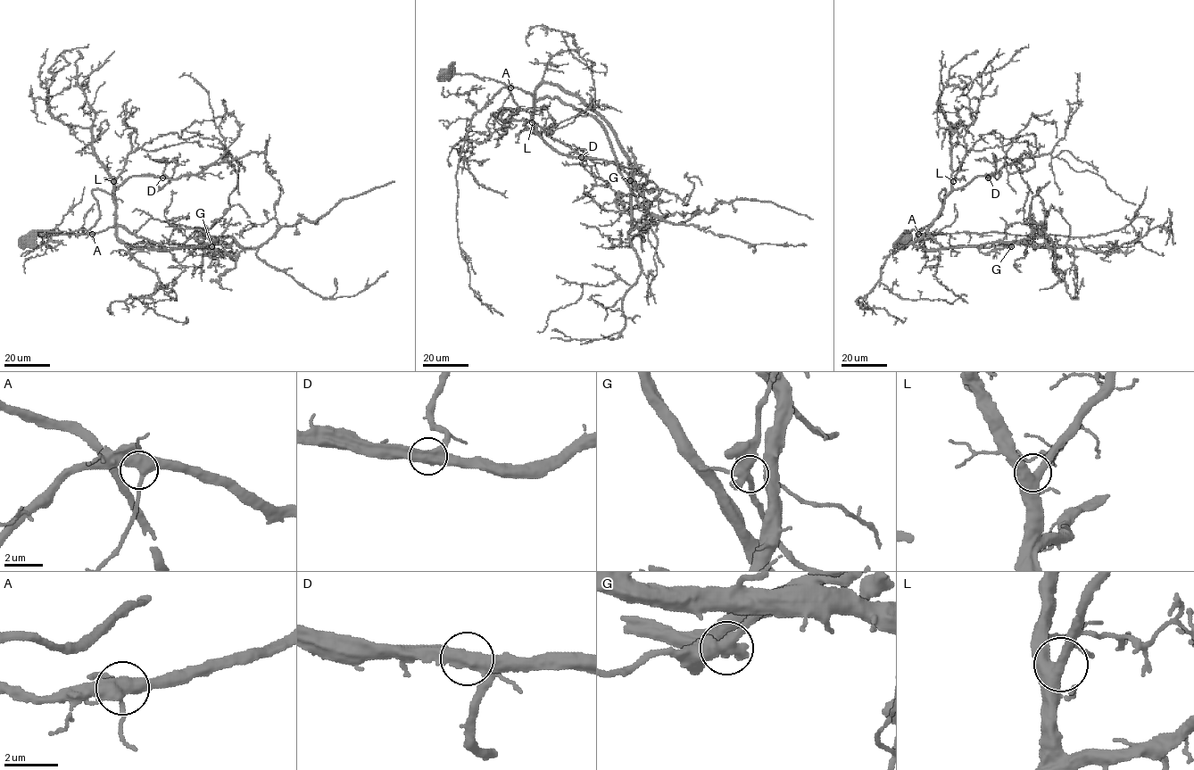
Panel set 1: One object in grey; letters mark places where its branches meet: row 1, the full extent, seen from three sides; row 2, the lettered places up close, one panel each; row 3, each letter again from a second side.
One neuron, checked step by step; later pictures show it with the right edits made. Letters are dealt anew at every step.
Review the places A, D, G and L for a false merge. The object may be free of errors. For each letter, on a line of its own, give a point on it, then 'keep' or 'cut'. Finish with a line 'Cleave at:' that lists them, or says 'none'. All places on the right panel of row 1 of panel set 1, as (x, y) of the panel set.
A: place (918, 234); keep
D: place (988, 178); keep
G: place (1011, 246); keep
L: place (953, 181); keep
Cleave at: none

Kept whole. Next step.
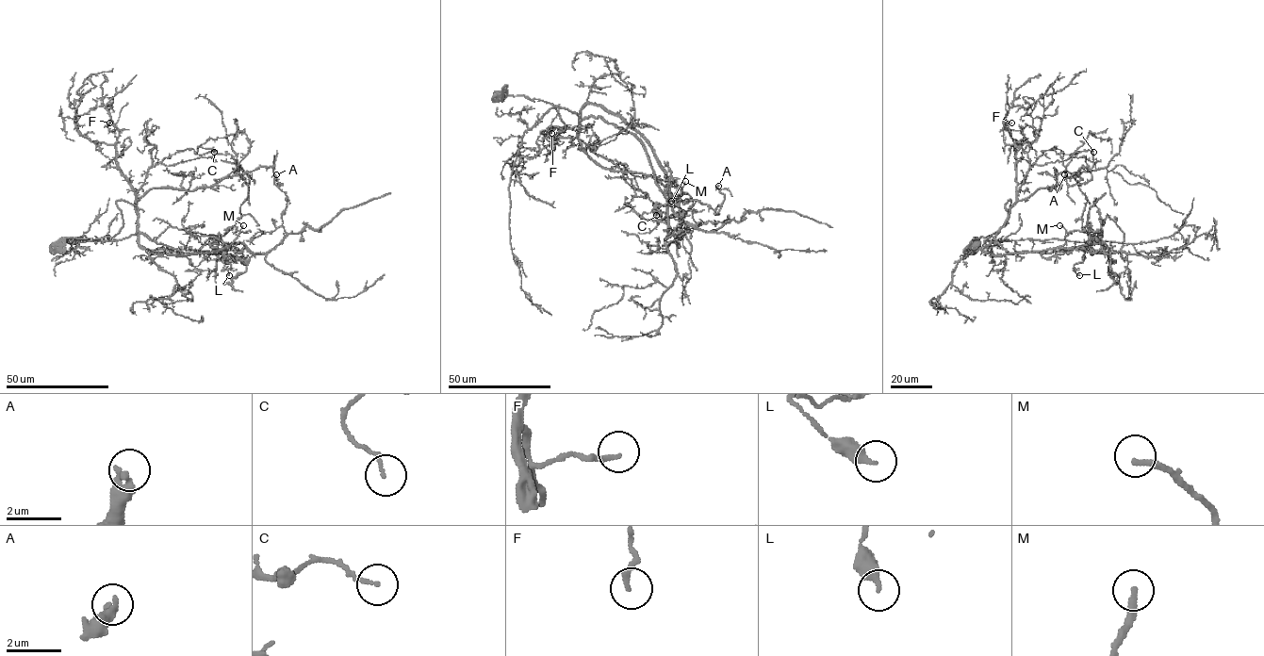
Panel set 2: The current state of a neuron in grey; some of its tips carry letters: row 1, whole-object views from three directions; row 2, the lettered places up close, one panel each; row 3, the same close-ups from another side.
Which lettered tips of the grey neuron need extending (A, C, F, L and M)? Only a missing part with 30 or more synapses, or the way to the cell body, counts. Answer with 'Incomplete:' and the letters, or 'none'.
Incomplete: M

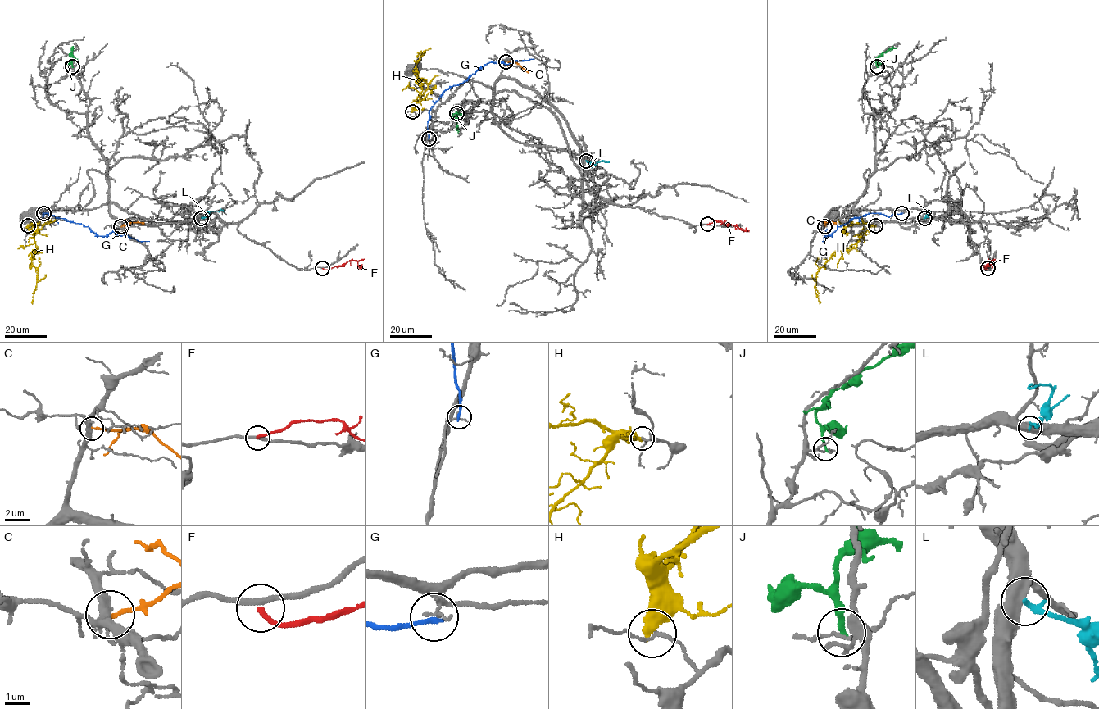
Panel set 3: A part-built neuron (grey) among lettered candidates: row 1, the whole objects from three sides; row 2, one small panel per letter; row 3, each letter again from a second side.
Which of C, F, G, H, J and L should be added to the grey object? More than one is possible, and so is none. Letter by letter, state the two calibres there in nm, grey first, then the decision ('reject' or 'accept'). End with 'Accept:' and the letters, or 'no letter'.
C: calibres 300 and 160 nm; reject
F: calibres 240 and 200 nm; reject
G: calibres 120 and 190 nm; reject
H: calibres 110 and 500 nm; reject
J: calibres 100 and 240 nm; reject
L: calibres 550 and 240 nm; reject
Accept: no letter

